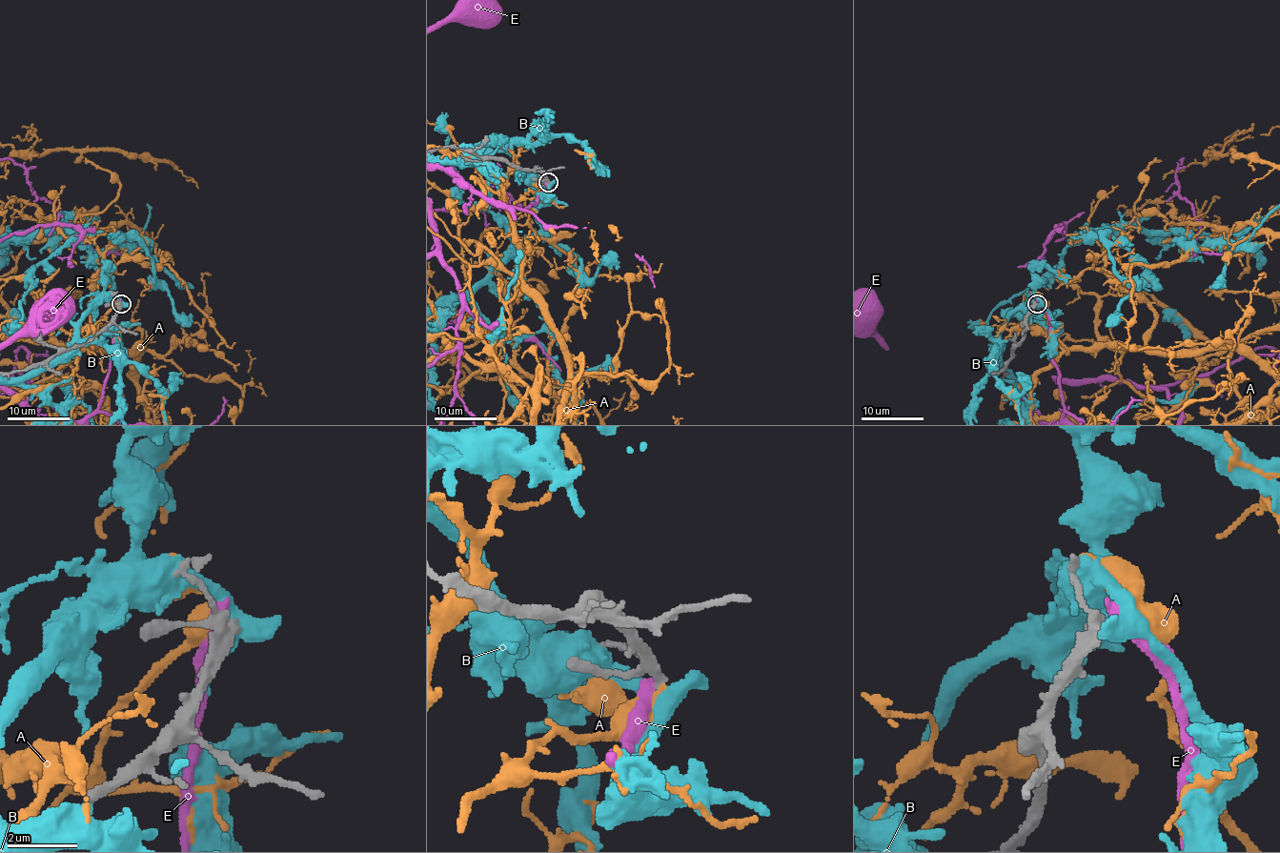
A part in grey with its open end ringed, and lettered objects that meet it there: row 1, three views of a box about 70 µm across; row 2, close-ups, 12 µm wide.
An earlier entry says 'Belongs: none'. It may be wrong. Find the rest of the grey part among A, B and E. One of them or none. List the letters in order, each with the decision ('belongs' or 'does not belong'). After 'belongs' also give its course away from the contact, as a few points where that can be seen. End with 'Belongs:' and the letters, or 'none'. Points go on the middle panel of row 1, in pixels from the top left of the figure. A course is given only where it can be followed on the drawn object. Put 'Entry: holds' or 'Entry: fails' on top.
Entry: holds
A: does not belong
B: does not belong
E: does not belong
Belongs: none

